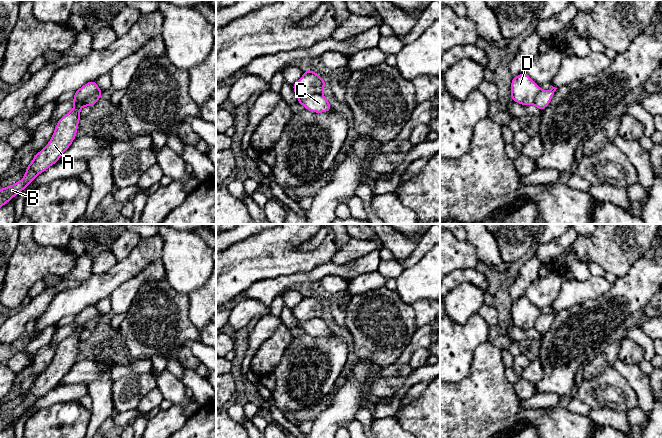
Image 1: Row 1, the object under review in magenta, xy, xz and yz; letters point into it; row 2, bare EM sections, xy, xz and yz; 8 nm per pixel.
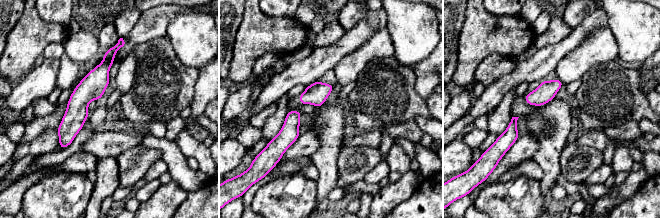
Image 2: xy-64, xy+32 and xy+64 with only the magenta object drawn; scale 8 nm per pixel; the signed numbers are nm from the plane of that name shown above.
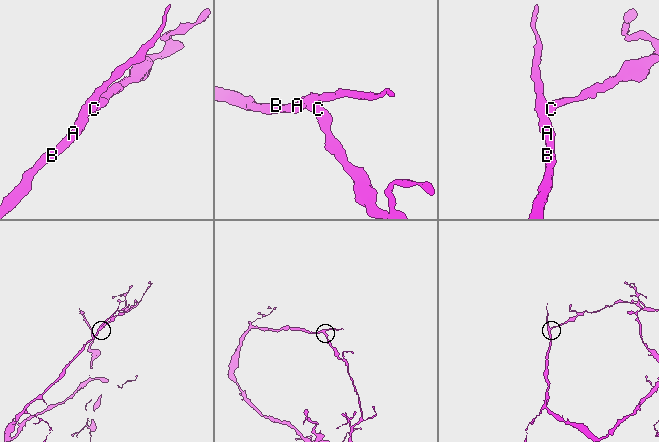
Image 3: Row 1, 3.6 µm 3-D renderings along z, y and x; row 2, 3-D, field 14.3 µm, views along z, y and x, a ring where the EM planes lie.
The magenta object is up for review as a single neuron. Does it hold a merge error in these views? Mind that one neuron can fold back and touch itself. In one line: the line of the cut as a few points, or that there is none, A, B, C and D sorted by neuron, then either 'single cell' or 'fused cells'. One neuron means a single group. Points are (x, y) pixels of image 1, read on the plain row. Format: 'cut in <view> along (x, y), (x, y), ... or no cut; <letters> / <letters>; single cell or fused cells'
cut in xy along (102, 315), (89, 320), (83, 329); A B D / C; fused cells

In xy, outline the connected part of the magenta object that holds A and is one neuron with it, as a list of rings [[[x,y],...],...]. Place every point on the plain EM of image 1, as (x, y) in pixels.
[[[96,304],[87,306],[75,315],[72,323],[73,333],[58,344],[52,362],[43,374],[34,379],[32,386],[25,393],[24,401],[17,407],[0,413],[0,432],[29,410],[39,398],[59,385],[60,380],[76,362],[81,343],[80,334],[84,330],[84,325],[99,316],[102,314]]]

